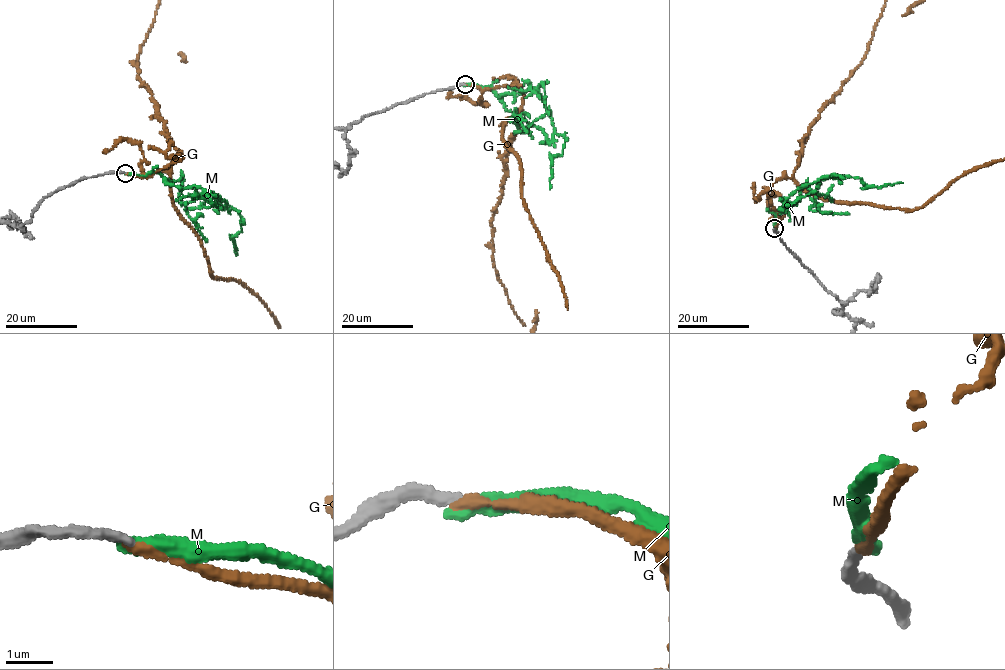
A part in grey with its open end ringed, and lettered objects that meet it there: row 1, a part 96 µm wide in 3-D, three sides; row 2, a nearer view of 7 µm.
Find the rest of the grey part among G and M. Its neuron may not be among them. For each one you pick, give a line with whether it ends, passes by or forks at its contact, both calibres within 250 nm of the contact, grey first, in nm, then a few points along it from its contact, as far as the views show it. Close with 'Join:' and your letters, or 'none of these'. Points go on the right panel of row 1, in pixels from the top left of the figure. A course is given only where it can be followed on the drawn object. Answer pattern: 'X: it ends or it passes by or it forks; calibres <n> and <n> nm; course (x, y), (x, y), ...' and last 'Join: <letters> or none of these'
G: it ends; calibres 240 and 200 nm
Join: G

